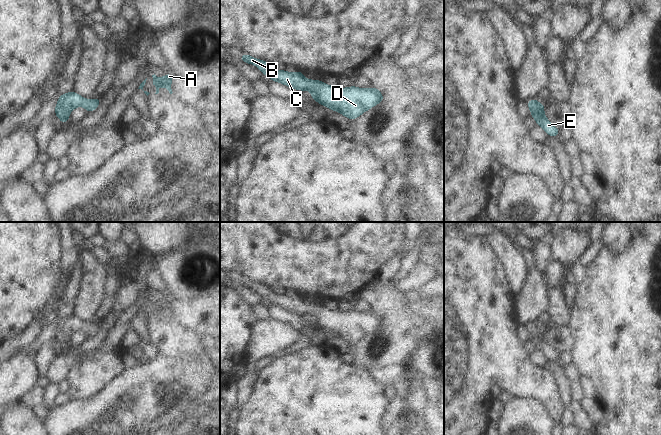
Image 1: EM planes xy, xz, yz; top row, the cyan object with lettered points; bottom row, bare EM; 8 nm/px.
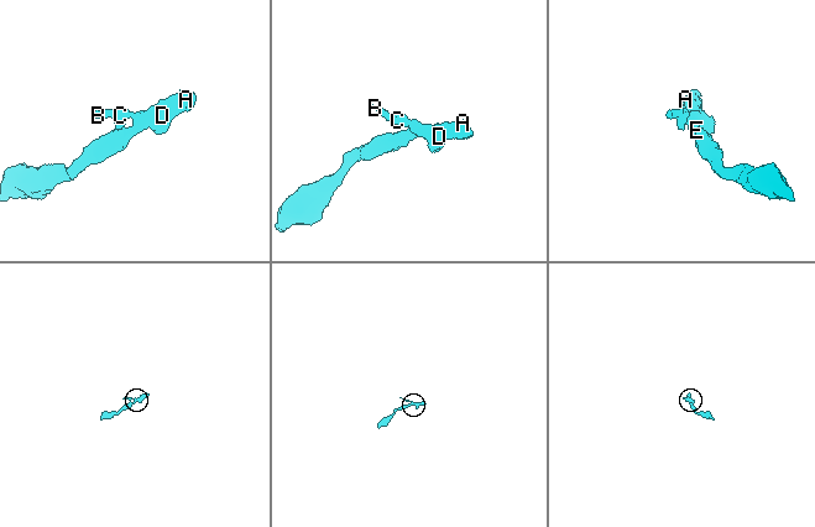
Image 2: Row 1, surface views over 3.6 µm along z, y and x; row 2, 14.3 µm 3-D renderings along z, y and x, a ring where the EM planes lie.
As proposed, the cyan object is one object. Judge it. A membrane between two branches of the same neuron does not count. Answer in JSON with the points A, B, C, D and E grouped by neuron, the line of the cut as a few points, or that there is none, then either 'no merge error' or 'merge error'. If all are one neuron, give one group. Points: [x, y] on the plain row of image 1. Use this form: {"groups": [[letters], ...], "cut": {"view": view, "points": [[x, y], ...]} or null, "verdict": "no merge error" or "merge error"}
{"groups": [["A", "B", "C", "D", "E"]], "cut": null, "verdict": "no merge error"}

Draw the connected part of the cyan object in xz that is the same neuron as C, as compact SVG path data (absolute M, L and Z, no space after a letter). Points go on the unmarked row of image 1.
M242 277L239 283L246 288L254 288L263 299L269 300L271 305L301 316L308 313L312 318L312 324L332 335L339 336L351 345L384 325L381 315L373 310L366 313L357 312L354 308L348 312L329 310L320 303L306 303L300 294L294 297L276 294L267 285L246 277Z

